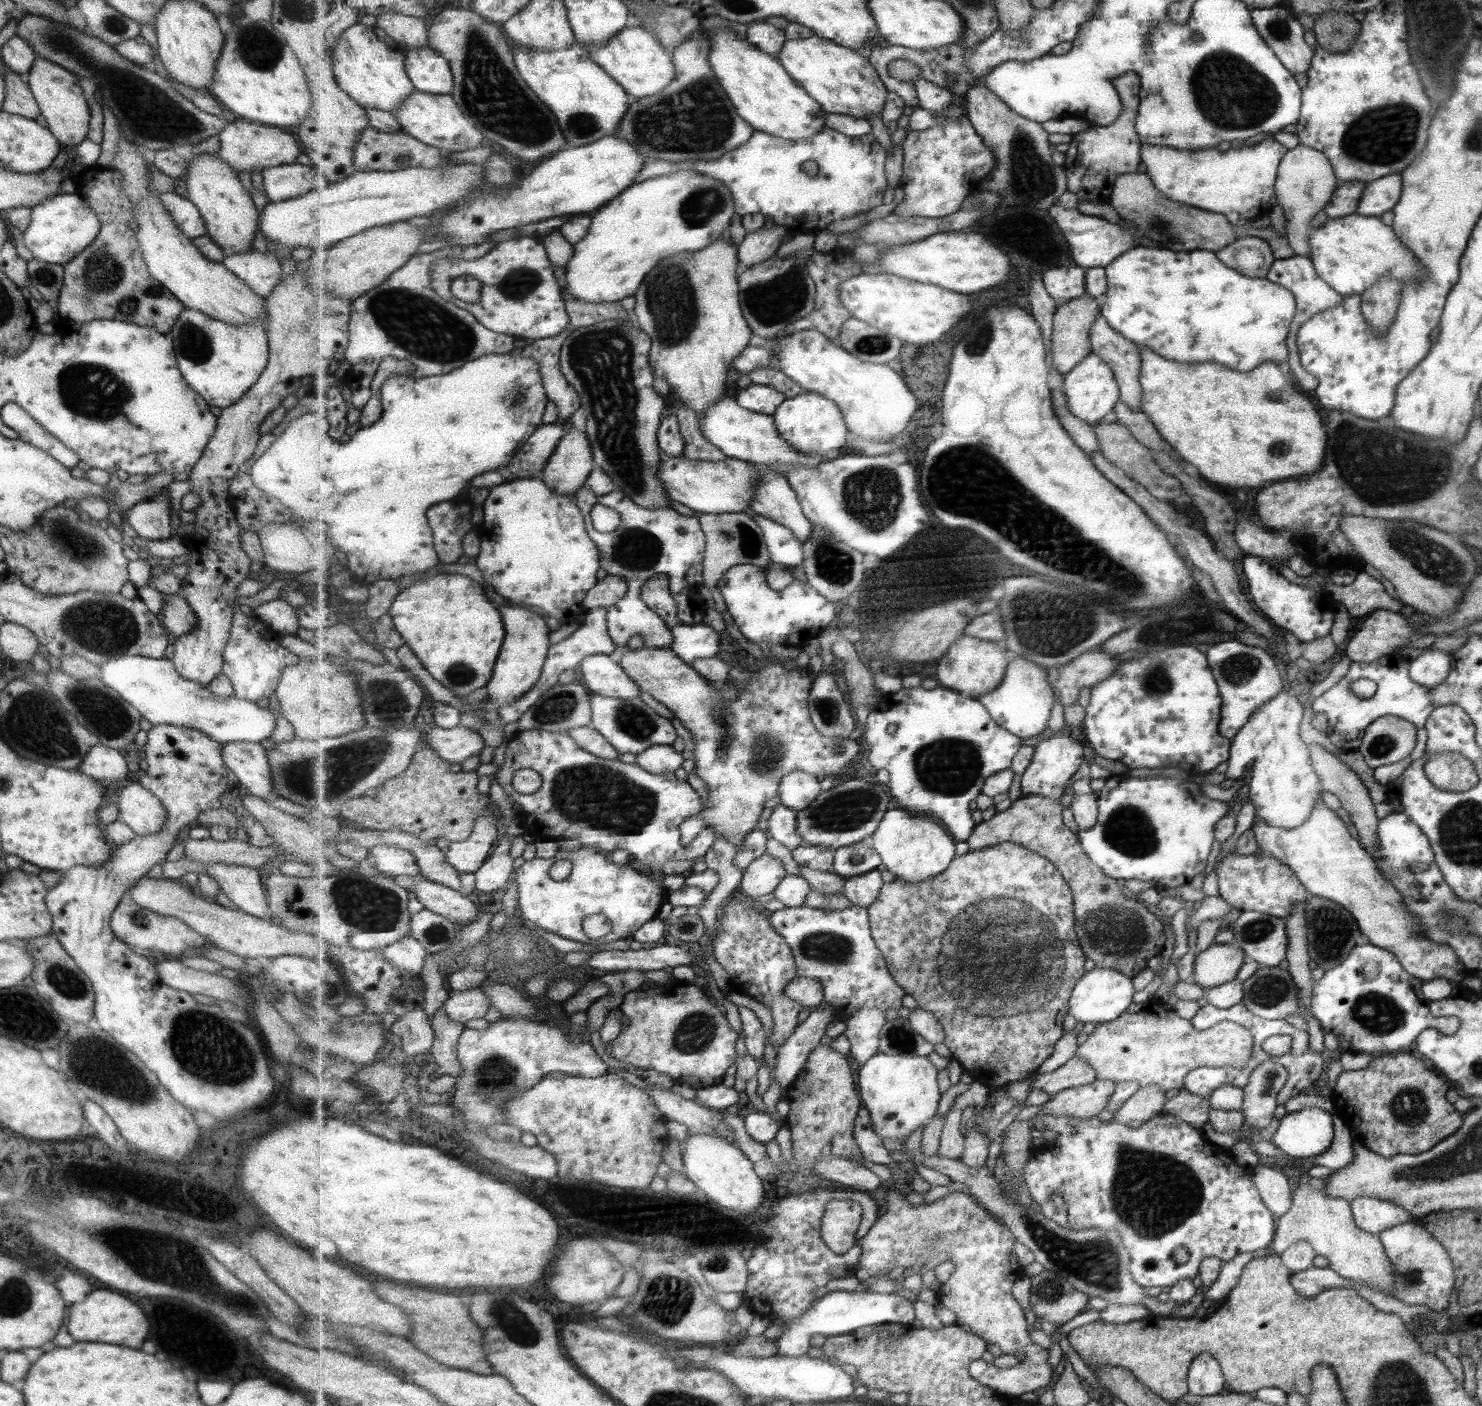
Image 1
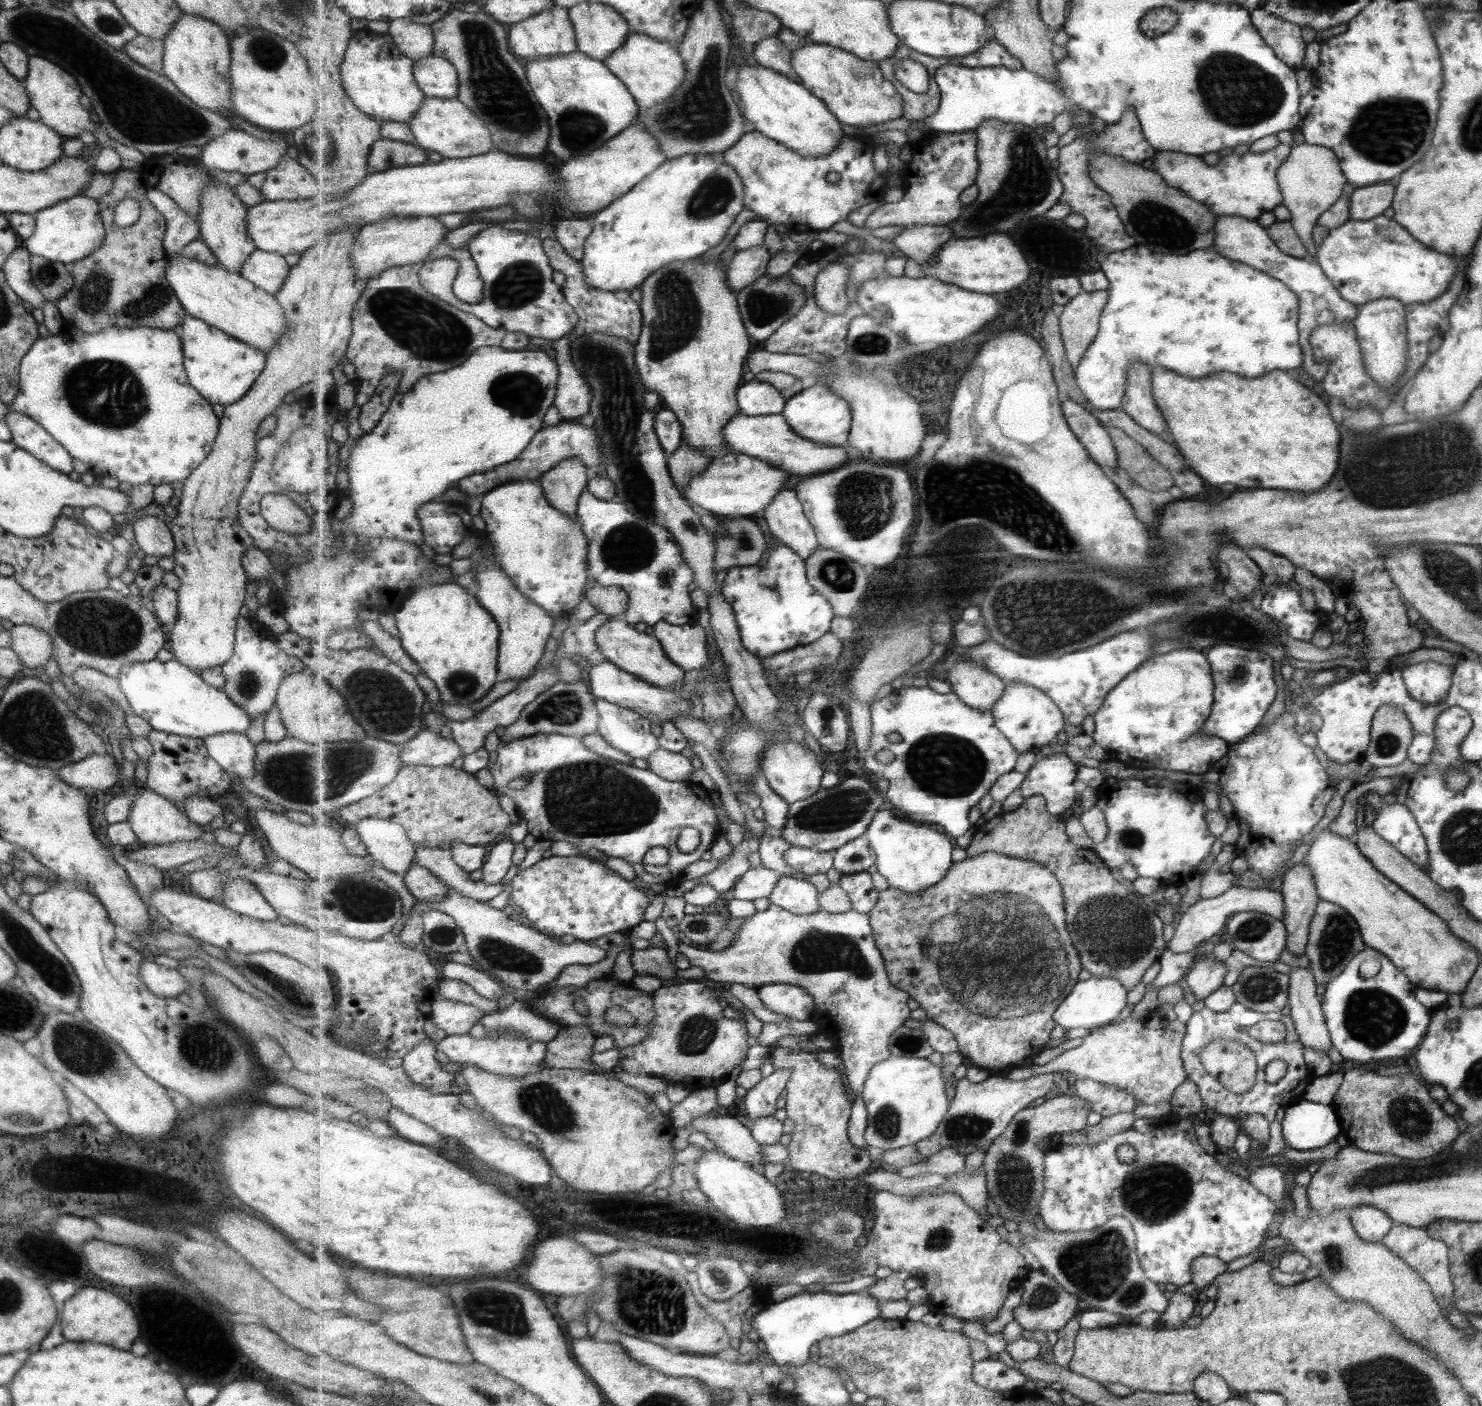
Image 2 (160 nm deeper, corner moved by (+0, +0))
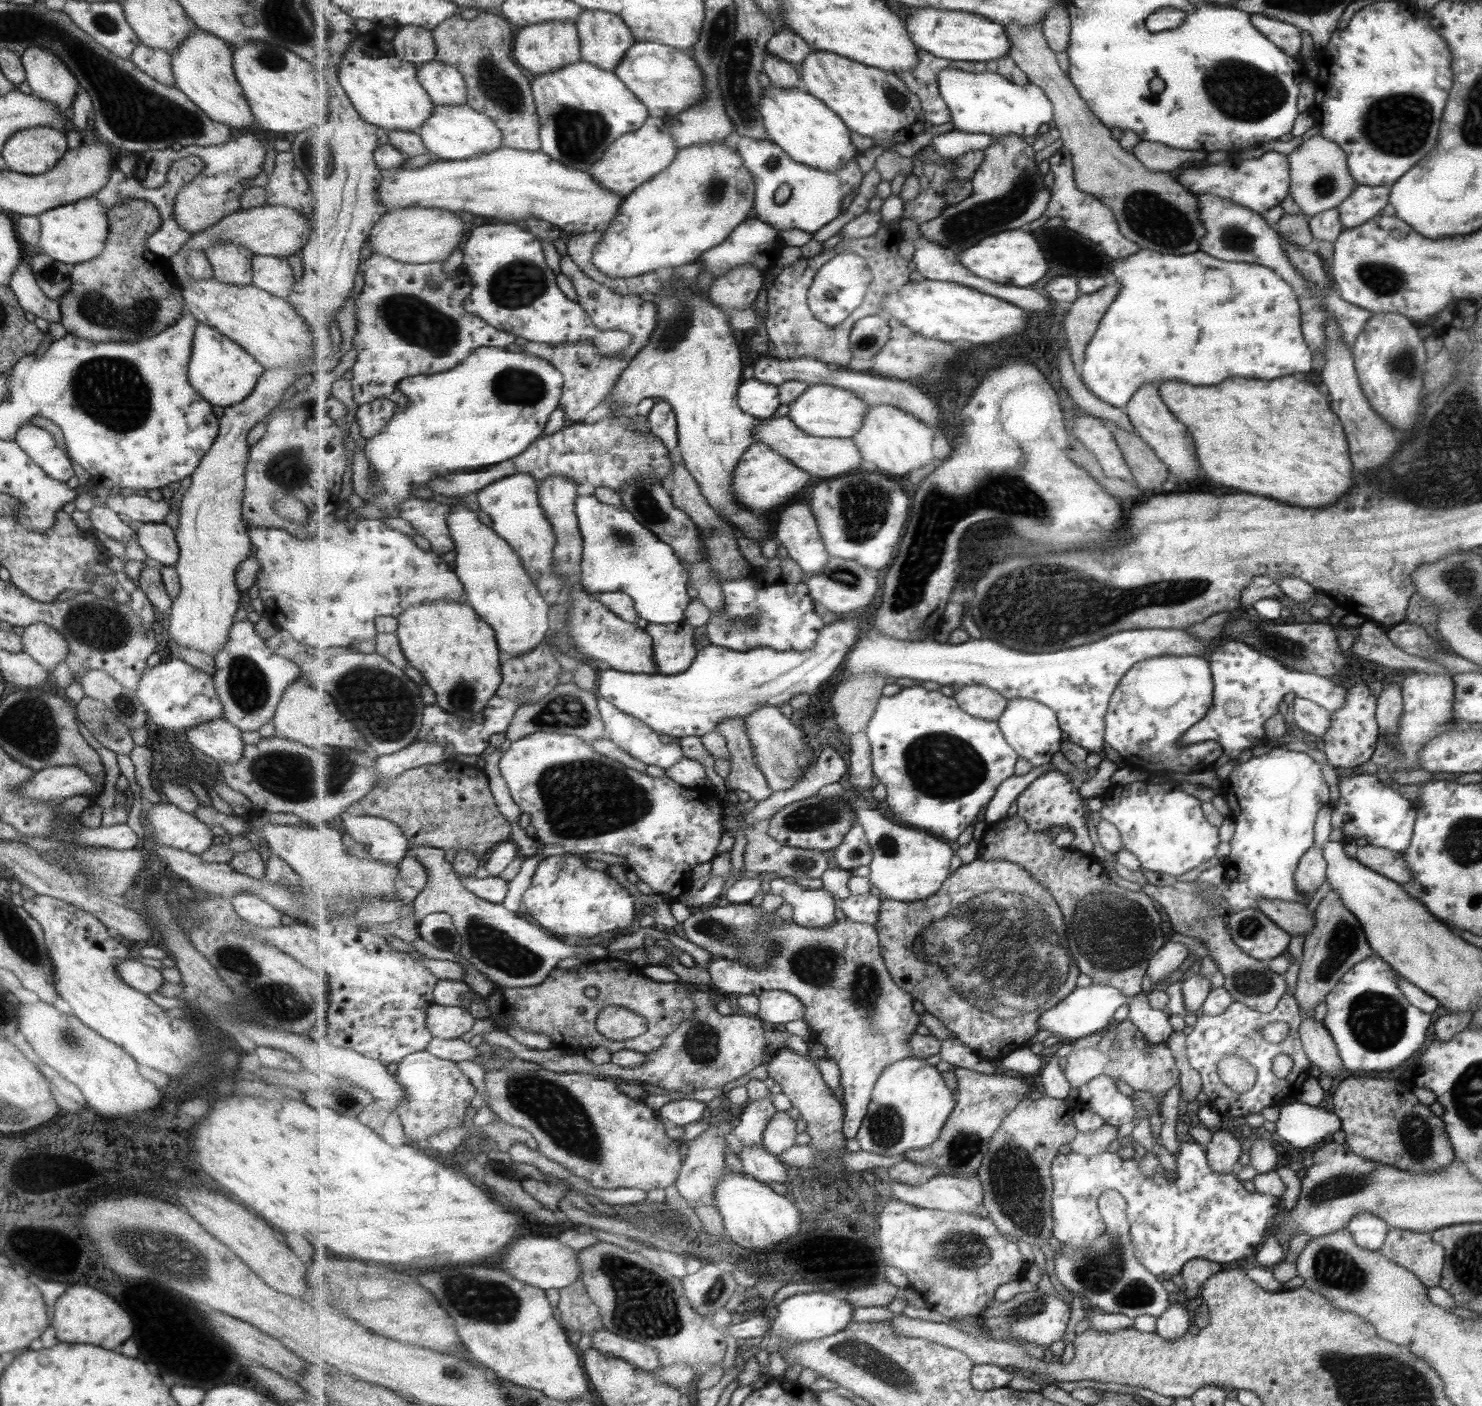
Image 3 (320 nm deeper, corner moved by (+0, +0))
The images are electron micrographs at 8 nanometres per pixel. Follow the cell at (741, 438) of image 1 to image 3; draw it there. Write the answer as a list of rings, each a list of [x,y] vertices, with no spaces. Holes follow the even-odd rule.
[[[789,415],[764,419],[756,428],[757,441],[773,447],[775,451],[789,457],[800,469],[813,476],[835,478],[866,464],[854,438],[823,438],[807,434],[807,431],[801,430]]]

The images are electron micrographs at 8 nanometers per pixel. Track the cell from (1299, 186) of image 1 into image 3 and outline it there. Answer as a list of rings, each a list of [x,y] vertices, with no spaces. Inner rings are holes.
[[[1313,135],[1293,149],[1286,157],[1290,167],[1289,194],[1300,208],[1301,214],[1313,217],[1314,214],[1336,208],[1354,192],[1354,177],[1346,165],[1346,154],[1338,143],[1321,135]]]

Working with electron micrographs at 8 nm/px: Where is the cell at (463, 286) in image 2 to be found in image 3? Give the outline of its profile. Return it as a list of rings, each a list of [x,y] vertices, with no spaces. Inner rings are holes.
[[[371,254],[362,262],[364,288],[354,299],[349,317],[354,329],[352,347],[360,352],[351,371],[357,404],[388,398],[403,410],[410,400],[400,389],[401,381],[411,376],[447,372],[481,346],[505,348],[517,340],[518,336],[499,332],[498,327],[465,310],[465,300],[473,292],[471,275],[463,266],[456,276],[448,276],[443,264],[397,262],[381,254]]]

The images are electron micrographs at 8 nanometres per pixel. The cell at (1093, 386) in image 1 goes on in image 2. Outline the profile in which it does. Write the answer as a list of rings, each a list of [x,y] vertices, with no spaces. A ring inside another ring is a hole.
[[[1134,245],[1109,254],[1102,263],[1101,269],[1110,280],[1109,303],[1103,311],[1098,336],[1075,370],[1079,386],[1096,409],[1120,407],[1133,362],[1143,362],[1149,368],[1165,367],[1191,379],[1219,372],[1251,379],[1275,370],[1301,371],[1303,353],[1298,343],[1298,298],[1294,292],[1279,279],[1223,258],[1214,250],[1193,252],[1163,256]]]

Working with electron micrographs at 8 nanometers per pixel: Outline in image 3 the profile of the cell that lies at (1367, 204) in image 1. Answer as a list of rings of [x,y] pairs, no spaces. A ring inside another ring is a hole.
[[[1356,186],[1353,193],[1336,206],[1343,229],[1362,226],[1381,213],[1389,202],[1389,186]]]

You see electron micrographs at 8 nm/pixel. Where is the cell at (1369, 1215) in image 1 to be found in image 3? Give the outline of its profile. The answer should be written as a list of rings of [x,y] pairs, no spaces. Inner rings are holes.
[[[1360,1213],[1351,1218],[1346,1230],[1353,1236],[1357,1246],[1364,1250],[1379,1252],[1383,1241],[1390,1231],[1389,1224],[1383,1222],[1378,1216]]]

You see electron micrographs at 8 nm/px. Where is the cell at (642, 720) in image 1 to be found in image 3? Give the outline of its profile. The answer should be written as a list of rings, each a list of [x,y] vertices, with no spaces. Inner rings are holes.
[[[599,697],[597,704],[605,724],[607,738],[641,762],[645,762],[649,766],[659,767],[666,772],[667,769],[673,769],[673,766],[685,758],[685,752],[679,746],[678,739],[672,740],[669,744],[663,744],[659,734],[655,733],[645,722],[618,710],[603,697]]]

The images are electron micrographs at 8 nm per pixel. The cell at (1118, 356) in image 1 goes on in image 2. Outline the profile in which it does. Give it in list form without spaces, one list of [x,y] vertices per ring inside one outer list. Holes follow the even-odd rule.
[[[1133,362],[1127,374],[1125,396],[1120,409],[1130,416],[1137,426],[1171,442],[1166,419],[1154,401],[1150,372],[1151,368],[1143,365],[1143,362]]]

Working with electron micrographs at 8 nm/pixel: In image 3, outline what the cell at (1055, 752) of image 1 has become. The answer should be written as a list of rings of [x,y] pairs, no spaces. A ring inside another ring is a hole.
[[[1053,769],[1035,780],[1029,789],[1016,800],[1018,802],[1017,814],[1027,822],[1031,830],[1047,832],[1055,832],[1059,829],[1071,830],[1074,832],[1075,838],[1069,849],[1091,856],[1095,850],[1095,844],[1091,840],[1089,828],[1085,822],[1090,803],[1081,798],[1079,788],[1077,788],[1078,784],[1071,778],[1067,780],[1066,775]]]

